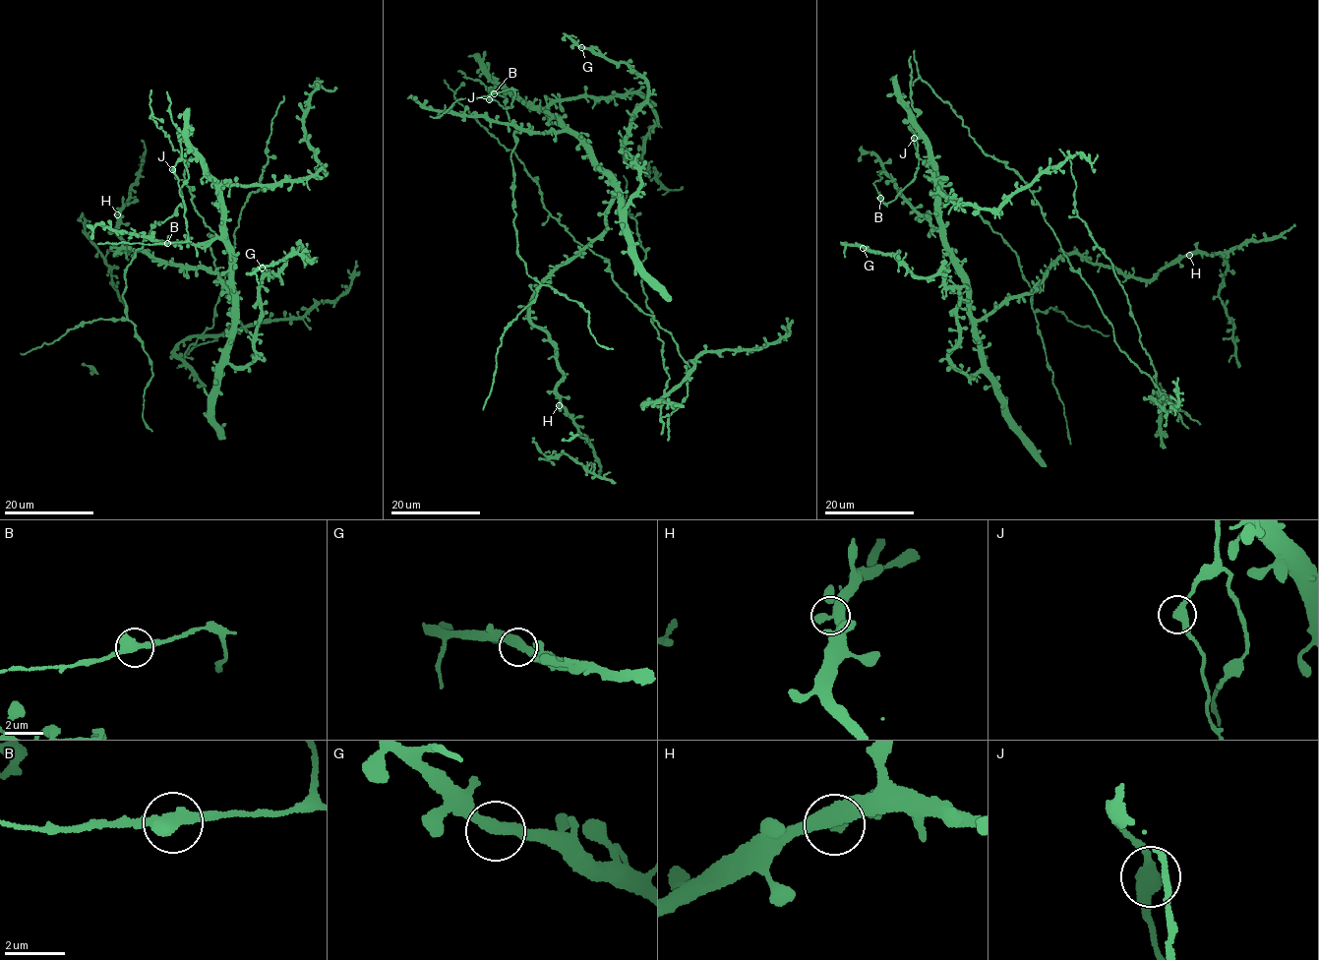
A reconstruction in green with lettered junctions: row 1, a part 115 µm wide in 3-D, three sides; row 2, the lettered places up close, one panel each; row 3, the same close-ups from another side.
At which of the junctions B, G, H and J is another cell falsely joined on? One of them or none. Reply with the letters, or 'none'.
none

